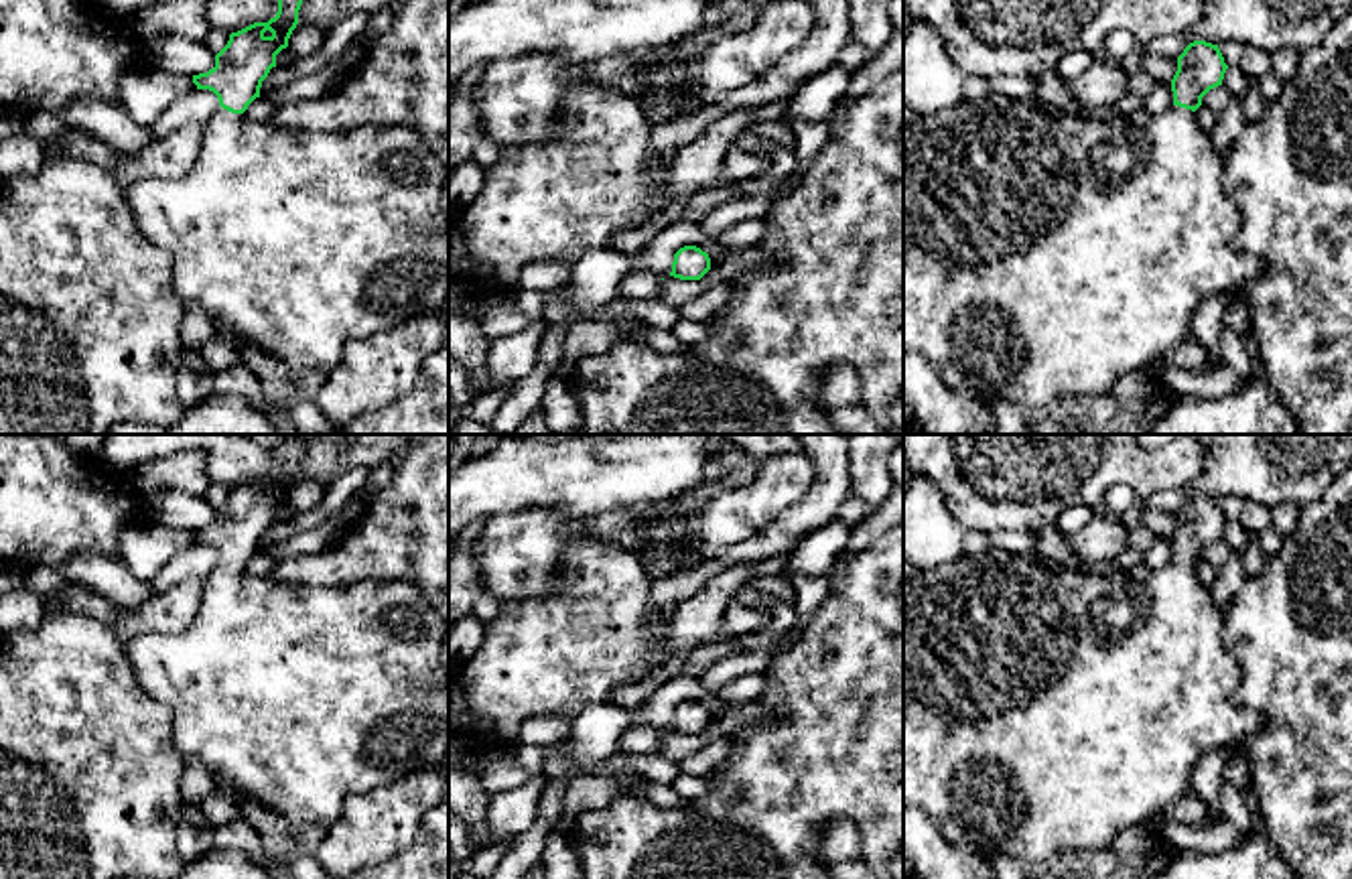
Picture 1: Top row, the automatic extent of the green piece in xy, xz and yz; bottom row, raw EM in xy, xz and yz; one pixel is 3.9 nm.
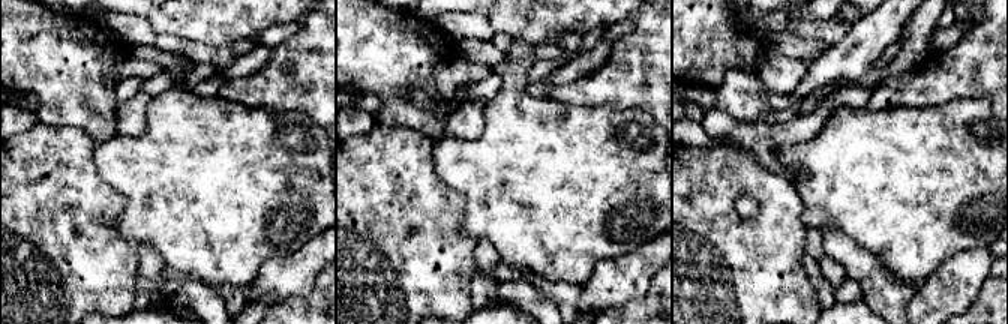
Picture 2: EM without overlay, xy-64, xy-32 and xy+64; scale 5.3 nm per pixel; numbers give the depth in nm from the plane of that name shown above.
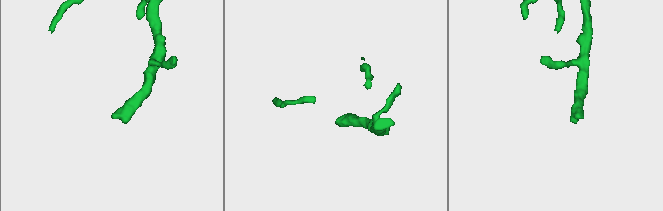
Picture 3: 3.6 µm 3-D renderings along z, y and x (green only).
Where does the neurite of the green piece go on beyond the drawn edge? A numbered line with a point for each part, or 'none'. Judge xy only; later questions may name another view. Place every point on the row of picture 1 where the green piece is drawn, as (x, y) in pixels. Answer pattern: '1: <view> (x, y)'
1: xy (297, 242)

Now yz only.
1: yz (1044, 254)

